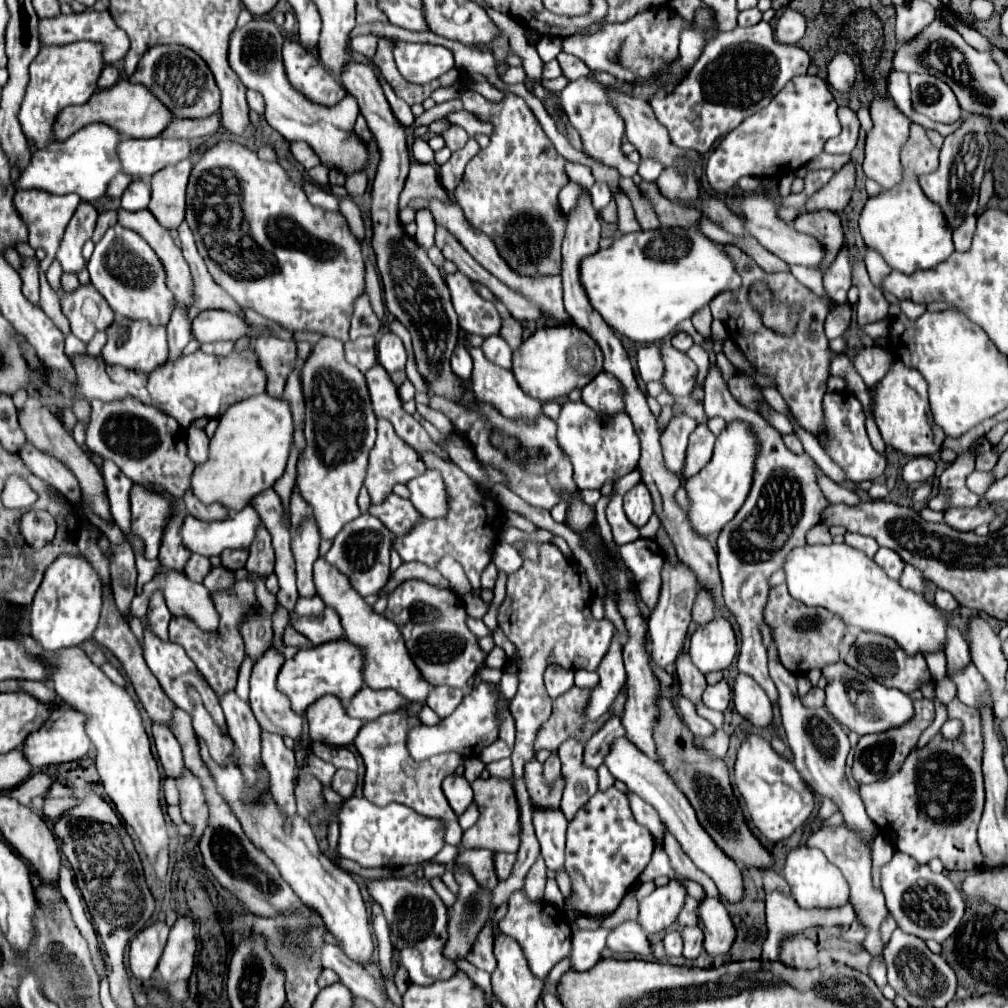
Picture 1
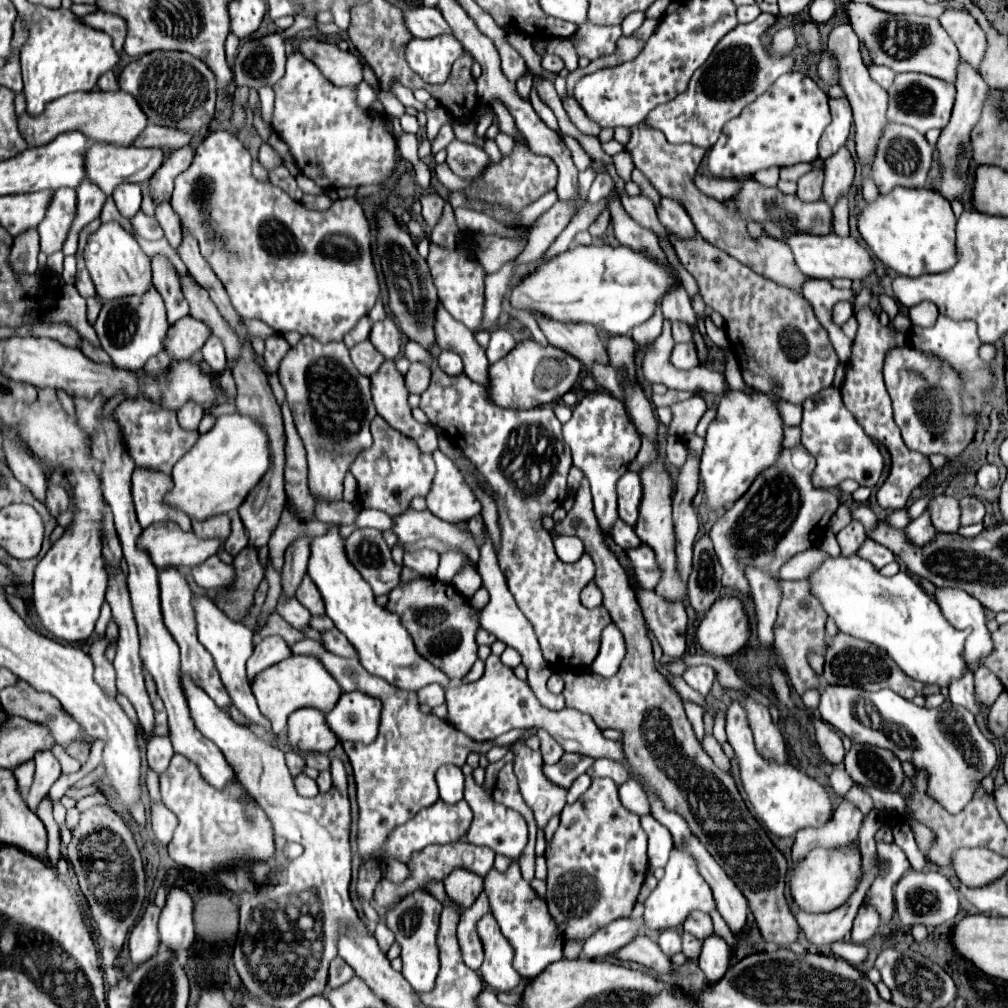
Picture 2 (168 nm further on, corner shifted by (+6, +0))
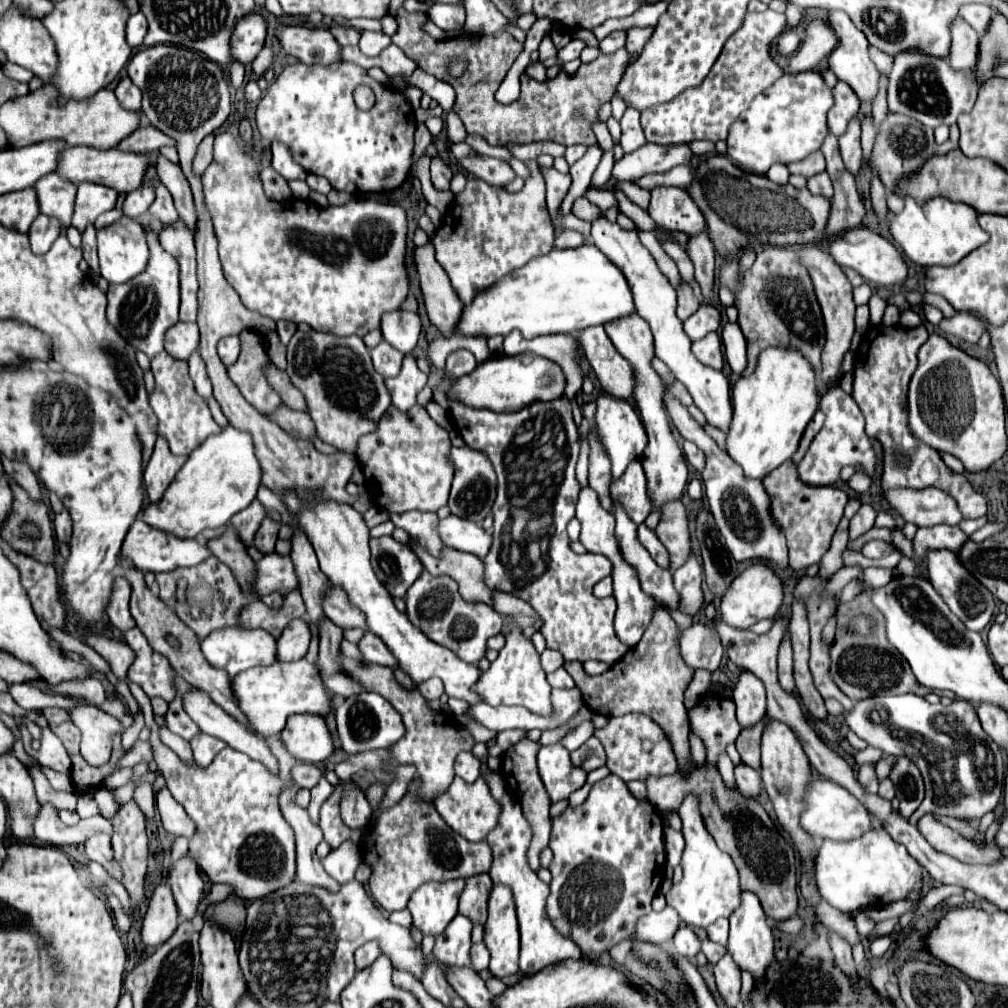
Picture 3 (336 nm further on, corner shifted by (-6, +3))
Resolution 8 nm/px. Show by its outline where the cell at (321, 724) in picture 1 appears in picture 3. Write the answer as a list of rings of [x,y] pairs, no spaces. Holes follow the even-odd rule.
[[[302,713],[288,717],[282,741],[300,763],[320,763],[334,753],[334,737],[322,715]]]

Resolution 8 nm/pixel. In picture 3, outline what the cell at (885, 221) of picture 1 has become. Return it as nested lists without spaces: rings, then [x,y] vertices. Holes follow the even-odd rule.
[[[904,197],[904,209],[888,219],[888,233],[902,249],[906,259],[920,267],[942,265],[950,267],[962,261],[968,253],[988,241],[988,235],[976,225],[976,211],[964,203],[952,203],[946,197],[934,197],[918,203],[914,197]]]

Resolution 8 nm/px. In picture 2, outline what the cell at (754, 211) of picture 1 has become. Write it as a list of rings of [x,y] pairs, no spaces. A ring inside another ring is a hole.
[[[834,232],[826,236],[808,236],[808,234],[794,234],[786,240],[794,252],[798,268],[810,278],[850,278],[850,280],[866,280],[874,274],[874,260],[868,250],[854,238],[854,236],[838,236]]]

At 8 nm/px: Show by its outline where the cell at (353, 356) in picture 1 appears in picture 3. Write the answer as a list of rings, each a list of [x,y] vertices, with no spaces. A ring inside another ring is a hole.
[[[380,341],[378,347],[374,347],[370,351],[372,361],[374,361],[374,369],[382,375],[382,377],[396,377],[396,373],[400,373],[400,365],[404,355],[394,349],[392,345],[388,345],[386,341]]]

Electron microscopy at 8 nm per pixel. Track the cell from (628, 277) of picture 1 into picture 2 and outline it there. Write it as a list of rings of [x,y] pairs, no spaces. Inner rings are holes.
[[[592,244],[592,246],[576,246],[566,250],[538,268],[534,268],[526,278],[522,278],[510,292],[510,306],[528,312],[542,314],[558,322],[584,322],[592,324],[598,330],[604,330],[612,336],[628,336],[634,326],[644,324],[654,314],[654,304],[676,284],[674,268],[660,266],[654,258],[644,252],[634,252],[628,246],[610,246],[610,244]]]

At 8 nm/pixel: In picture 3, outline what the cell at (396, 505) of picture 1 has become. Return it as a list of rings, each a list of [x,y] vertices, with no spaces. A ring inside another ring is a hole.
[[[456,515],[440,519],[438,533],[446,547],[472,553],[476,557],[484,557],[492,545],[492,537],[478,523],[464,521]]]

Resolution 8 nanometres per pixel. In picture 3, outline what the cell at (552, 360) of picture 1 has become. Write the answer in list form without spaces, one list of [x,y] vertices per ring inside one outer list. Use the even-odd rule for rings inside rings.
[[[520,353],[514,357],[490,357],[480,363],[468,377],[456,379],[456,397],[472,407],[484,407],[492,411],[520,411],[534,401],[554,401],[564,395],[566,377],[556,361],[540,357],[536,353]]]

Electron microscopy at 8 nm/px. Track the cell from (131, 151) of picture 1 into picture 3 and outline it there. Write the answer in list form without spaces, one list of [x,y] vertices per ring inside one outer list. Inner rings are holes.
[[[80,145],[80,147],[68,147],[64,151],[58,173],[72,183],[90,181],[90,183],[112,187],[118,193],[130,193],[132,189],[138,189],[142,185],[148,167],[150,167],[150,159],[146,153],[126,153],[120,149],[94,149],[94,147]]]

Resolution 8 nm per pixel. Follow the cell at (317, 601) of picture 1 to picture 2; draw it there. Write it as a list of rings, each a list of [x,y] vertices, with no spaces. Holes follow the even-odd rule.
[[[326,615],[324,616],[312,616],[310,619],[310,627],[319,631],[325,632],[334,627],[333,621]]]

